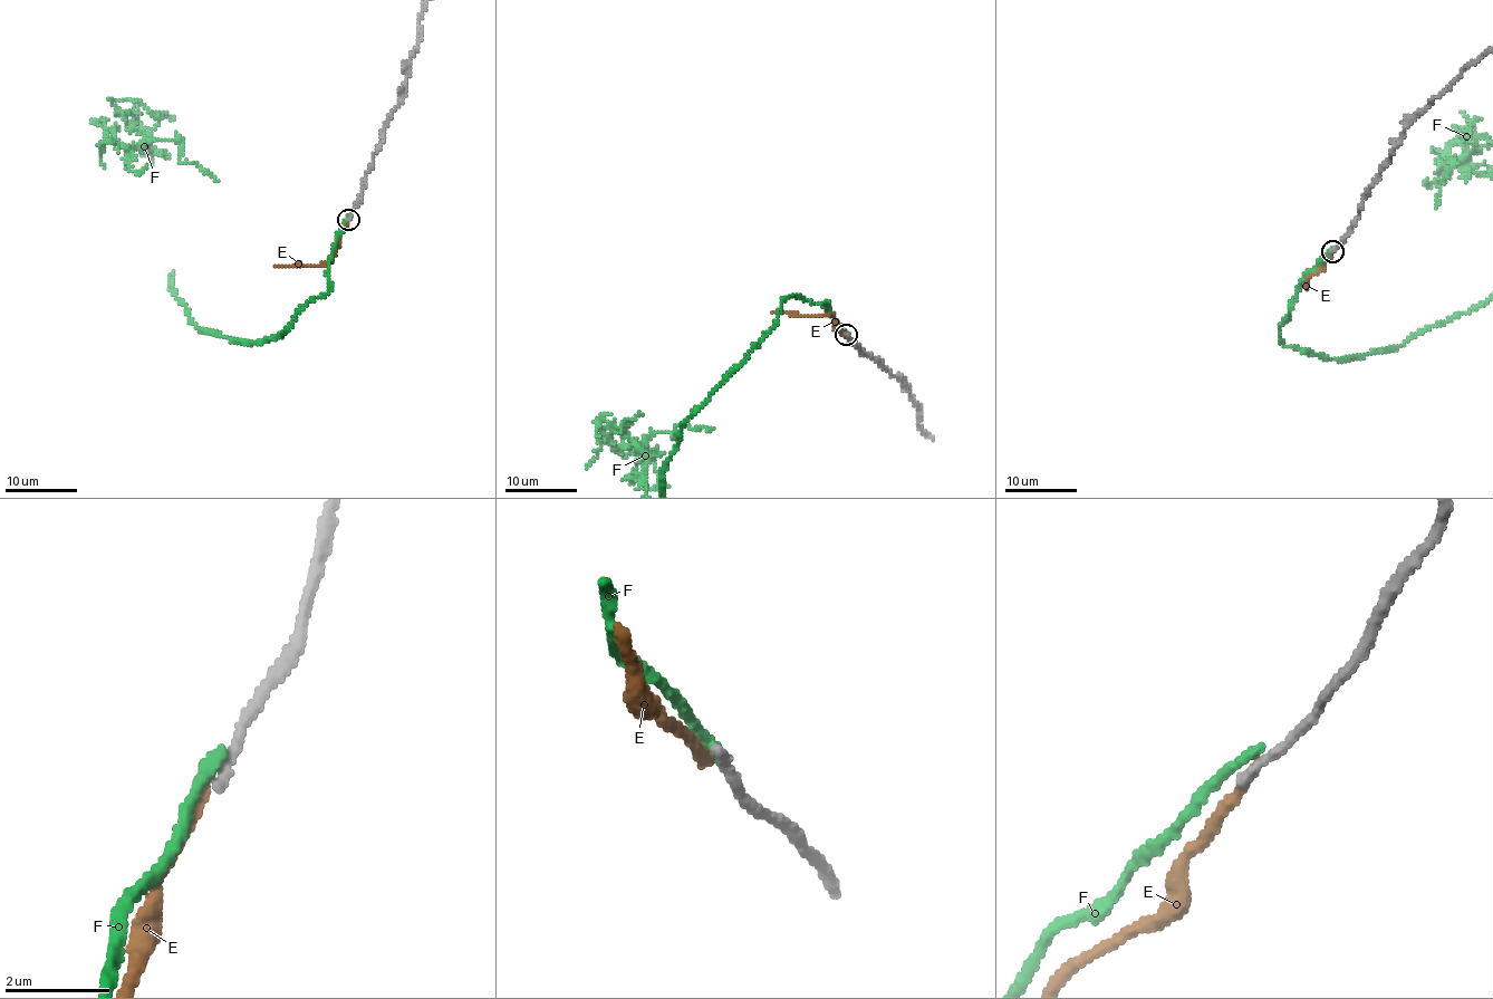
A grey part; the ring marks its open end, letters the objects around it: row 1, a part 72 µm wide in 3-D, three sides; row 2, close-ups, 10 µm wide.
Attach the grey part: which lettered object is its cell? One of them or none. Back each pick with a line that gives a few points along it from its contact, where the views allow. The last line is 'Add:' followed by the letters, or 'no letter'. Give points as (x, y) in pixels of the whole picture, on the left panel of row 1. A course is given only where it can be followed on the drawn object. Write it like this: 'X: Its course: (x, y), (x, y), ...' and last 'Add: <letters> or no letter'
Add: no letter

